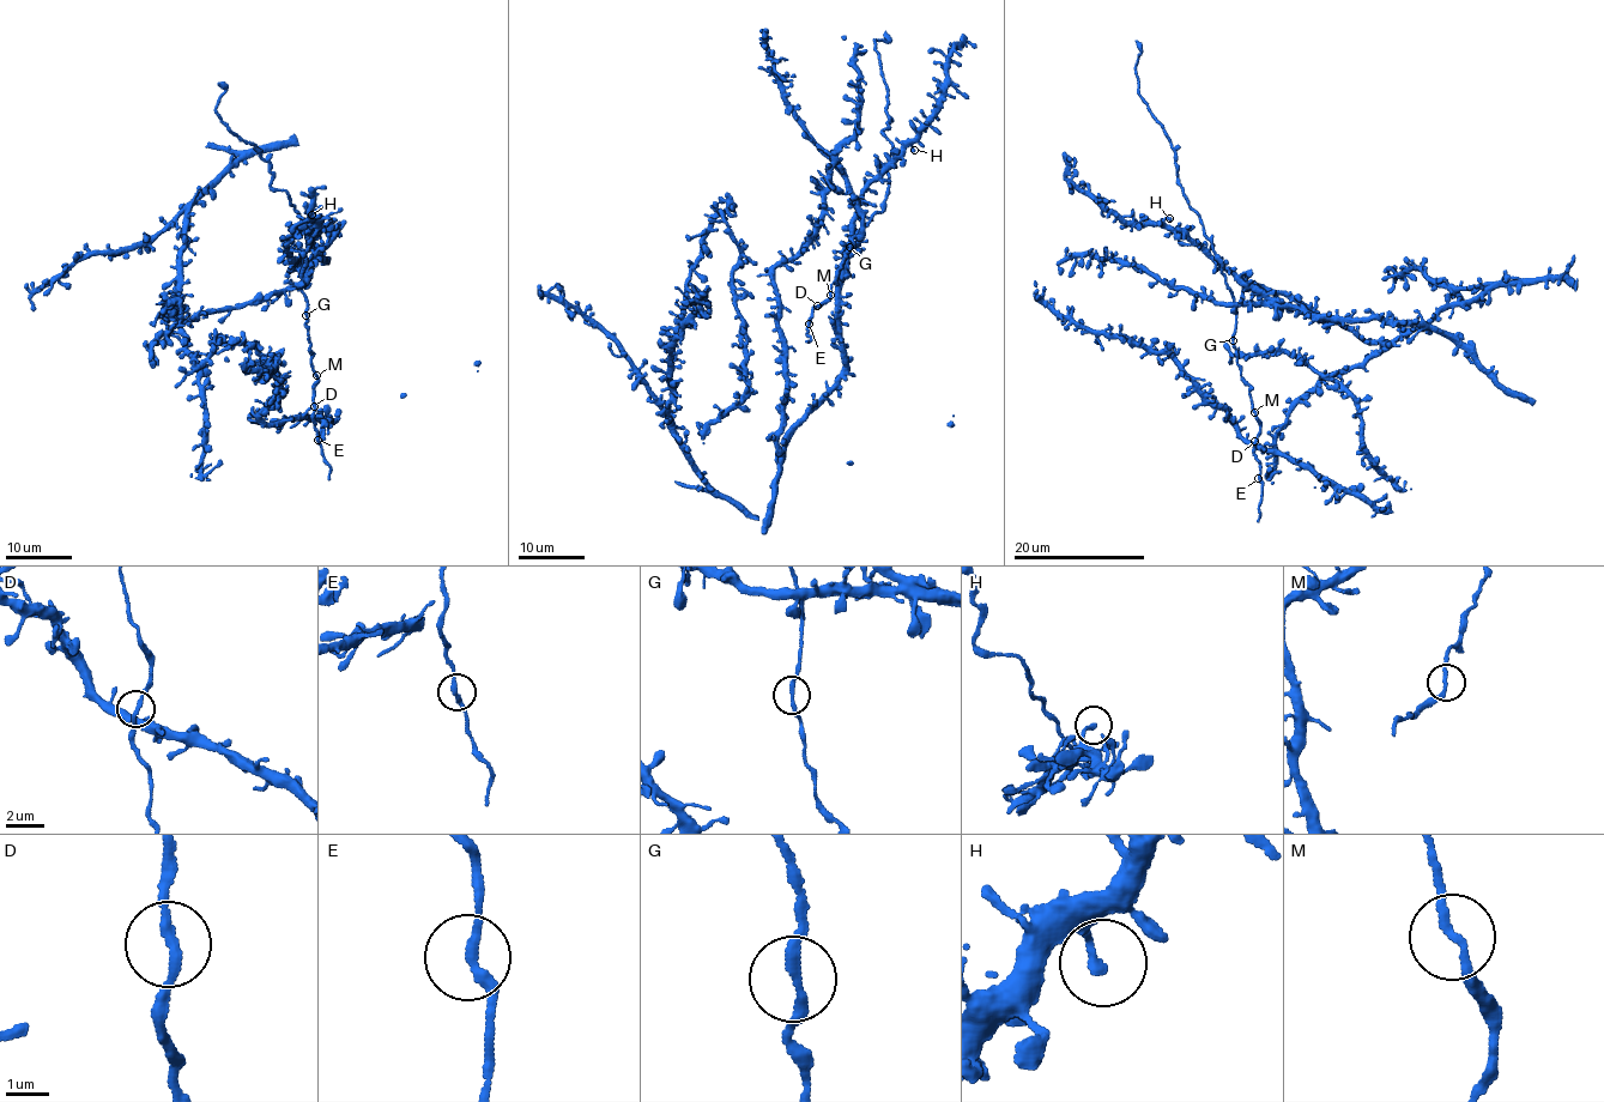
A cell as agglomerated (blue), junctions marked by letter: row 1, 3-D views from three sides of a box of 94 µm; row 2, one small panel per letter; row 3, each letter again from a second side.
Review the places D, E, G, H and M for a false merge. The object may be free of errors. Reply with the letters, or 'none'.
none

